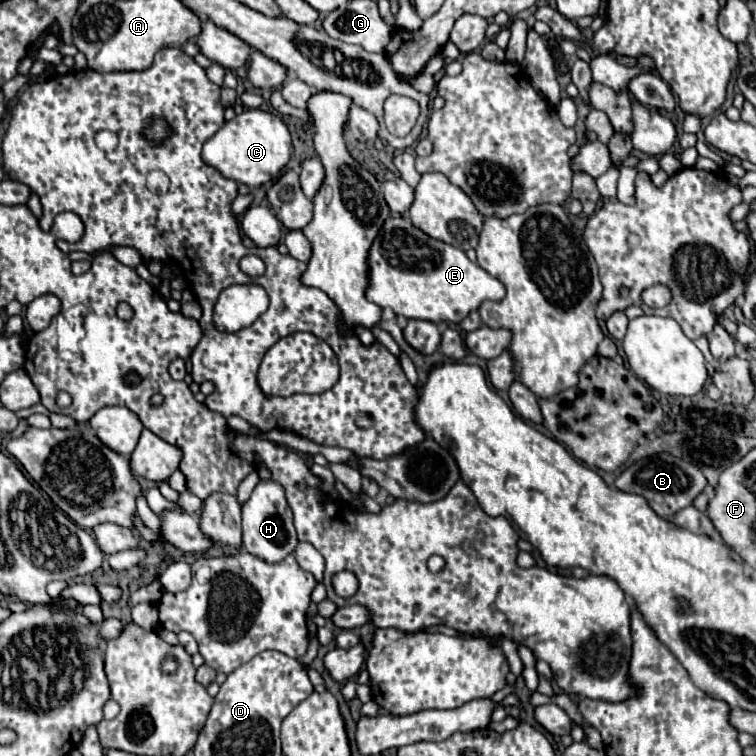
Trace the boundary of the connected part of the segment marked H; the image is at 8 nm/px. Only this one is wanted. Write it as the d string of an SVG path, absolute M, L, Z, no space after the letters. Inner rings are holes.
M261 480L251 498L243 504L243 546L249 554L261 558L267 564L277 564L283 558L287 558L295 548L299 540L293 528L293 516L285 500L285 492L281 484L271 480Z

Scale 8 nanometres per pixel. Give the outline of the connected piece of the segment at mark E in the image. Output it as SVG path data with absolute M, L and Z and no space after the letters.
M403 216L385 220L373 240L367 262L369 282L365 296L405 318L459 324L483 300L501 300L505 296L505 286L471 262L461 248L433 240Z

